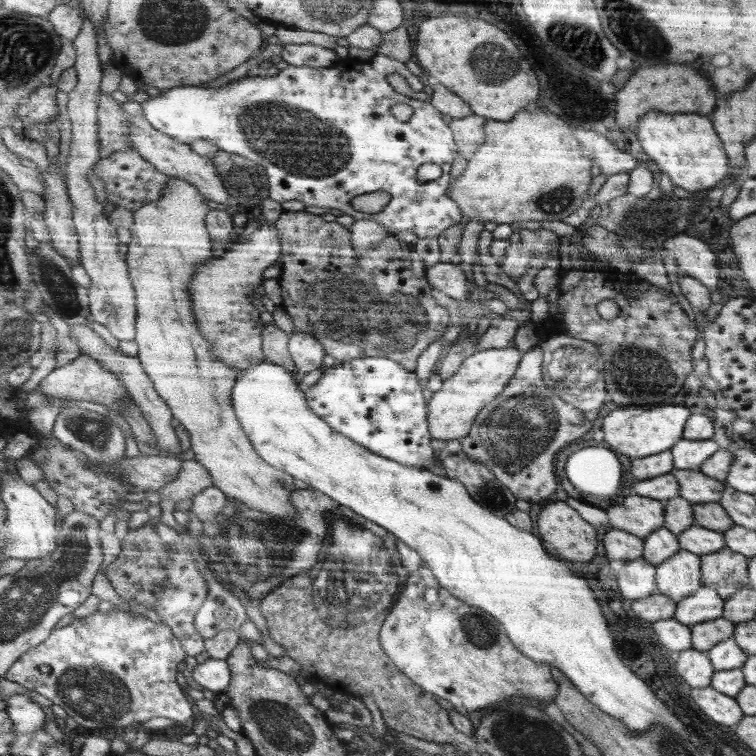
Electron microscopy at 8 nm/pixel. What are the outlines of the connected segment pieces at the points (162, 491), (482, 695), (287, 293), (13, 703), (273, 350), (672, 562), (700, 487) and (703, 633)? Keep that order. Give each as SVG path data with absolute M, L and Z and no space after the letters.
M196 460L182 461L182 470L176 478L157 490L161 500L186 500L202 490L212 487L214 482L204 466Z
M423 563L412 572L408 585L395 600L380 639L396 669L414 684L448 700L456 711L468 716L504 698L518 697L518 692L522 698L555 700L559 684L550 676L550 664L534 662L518 652L491 615L451 596Z
M305 210L297 212L284 211L274 225L279 229L280 236L282 236L282 241L284 242L284 256L282 256L282 266L284 268L282 268L282 276L279 278L283 298L281 306L286 311L286 314L292 318L294 332L306 332L310 336L314 336L326 349L326 353L336 359L337 362L346 362L346 360L368 356L391 356L395 361L399 361L404 368L414 371L416 366L418 366L419 356L427 350L428 346L436 342L436 339L440 339L444 335L444 331L450 325L450 314L448 314L448 310L442 304L438 304L434 300L432 296L433 290L430 290L428 280L424 278L424 262L420 260L416 250L412 250L412 246L408 250L406 242L400 242L396 236L389 234L388 237L379 243L380 246L376 245L362 255L354 254L354 246L352 246L350 240L350 229L343 227L336 221L326 222L320 215Z
M28 693L8 697L7 713L13 721L13 729L20 735L32 735L45 730L48 724L46 710Z
M274 322L268 323L267 328L263 331L262 349L269 361L275 361L276 364L283 365L285 369L296 373L296 365L287 349L290 336L290 333L282 331Z
M680 549L656 568L657 592L676 602L694 595L702 587L702 558L696 553Z
M672 469L680 486L679 496L695 503L719 502L725 482L702 474L699 470Z
M722 617L700 622L691 627L691 640L695 650L707 652L718 642L733 637L735 624Z

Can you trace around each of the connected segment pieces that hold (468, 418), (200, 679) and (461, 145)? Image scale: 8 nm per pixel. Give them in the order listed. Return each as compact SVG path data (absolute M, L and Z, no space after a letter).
M516 346L488 348L472 353L462 361L458 370L443 378L441 388L428 401L428 424L436 440L459 440L468 436L479 412L498 398L511 382L522 362L523 353Z
M209 658L204 664L190 668L188 677L199 688L219 694L230 686L231 670L226 660Z
M472 114L465 118L453 119L450 128L454 132L454 143L460 150L460 155L468 160L472 158L474 150L484 142L483 127L487 122L483 117Z

